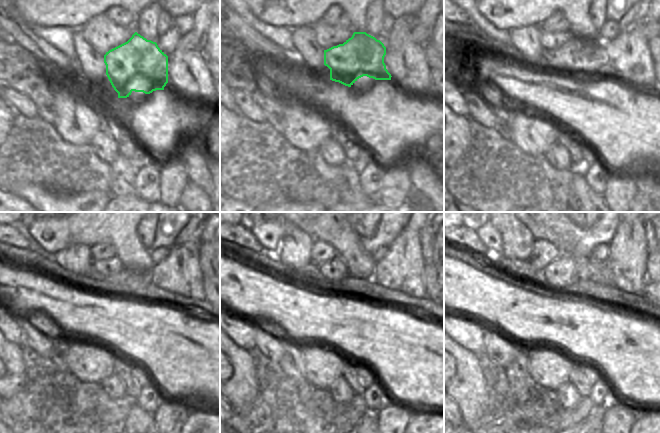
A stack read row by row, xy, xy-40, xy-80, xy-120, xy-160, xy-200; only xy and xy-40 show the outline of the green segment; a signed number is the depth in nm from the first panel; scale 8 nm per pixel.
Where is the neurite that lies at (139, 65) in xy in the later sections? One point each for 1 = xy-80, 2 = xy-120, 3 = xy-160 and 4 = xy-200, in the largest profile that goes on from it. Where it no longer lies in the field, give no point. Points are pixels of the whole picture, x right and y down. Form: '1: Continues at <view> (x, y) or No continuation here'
1: Continues at xy-80 (579, 56)
2: Continues at xy-120 (127, 282)
3: Continues at xy-160 (310, 275)
4: Continues at xy-200 (523, 269)

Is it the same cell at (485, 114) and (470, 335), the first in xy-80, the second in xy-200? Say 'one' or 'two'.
two

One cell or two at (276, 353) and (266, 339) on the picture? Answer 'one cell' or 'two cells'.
one cell

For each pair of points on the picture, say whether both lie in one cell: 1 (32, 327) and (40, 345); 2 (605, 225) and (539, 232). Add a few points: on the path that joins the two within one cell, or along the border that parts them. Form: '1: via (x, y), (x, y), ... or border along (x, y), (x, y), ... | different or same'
1: via (33, 331), (37, 341) | same
2: via (589, 234), (555, 232) | same

